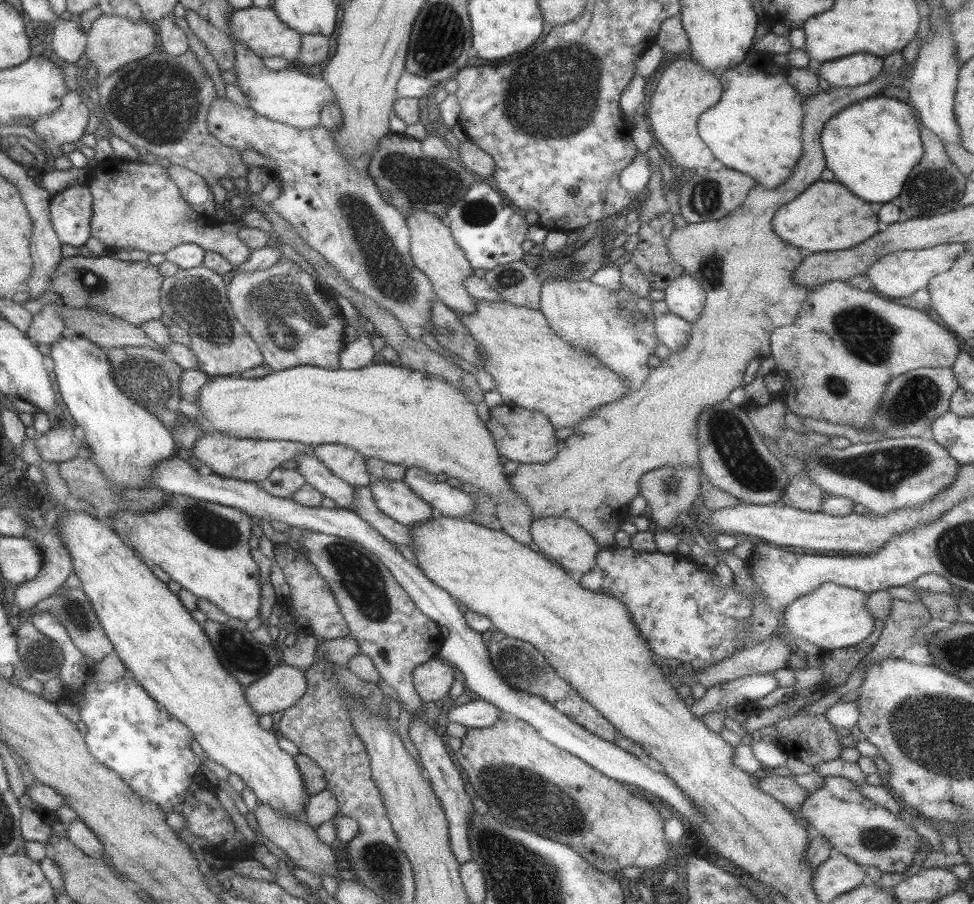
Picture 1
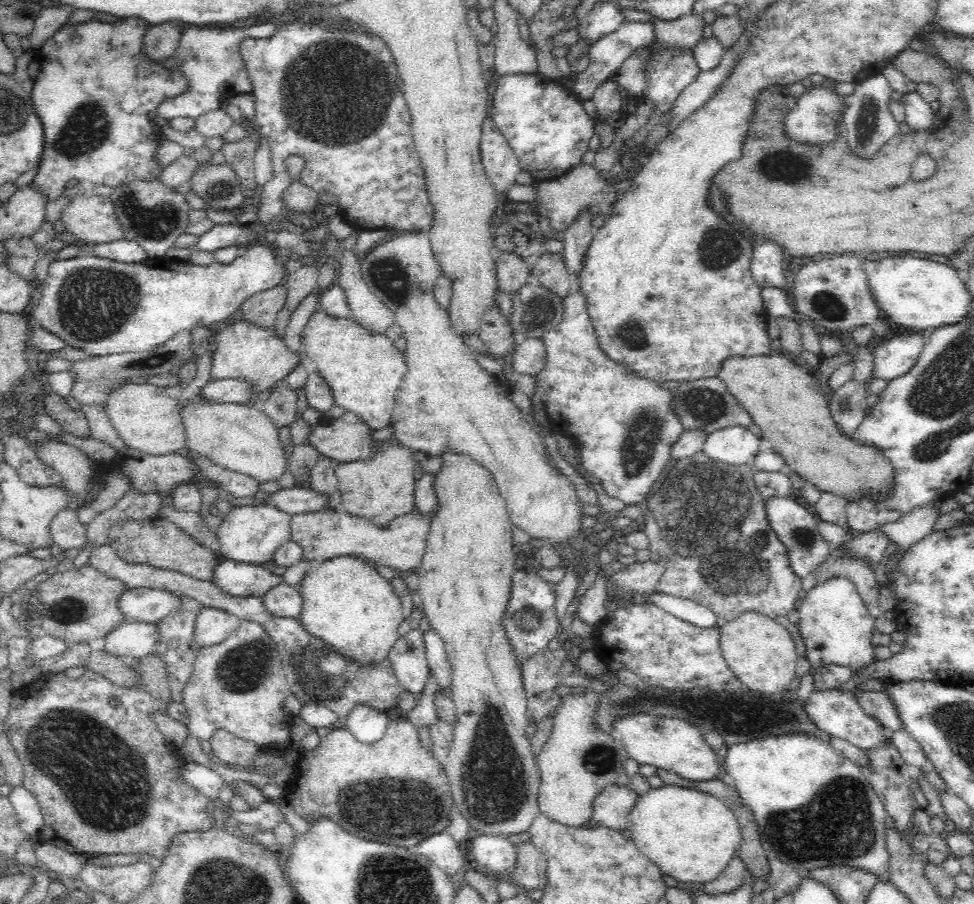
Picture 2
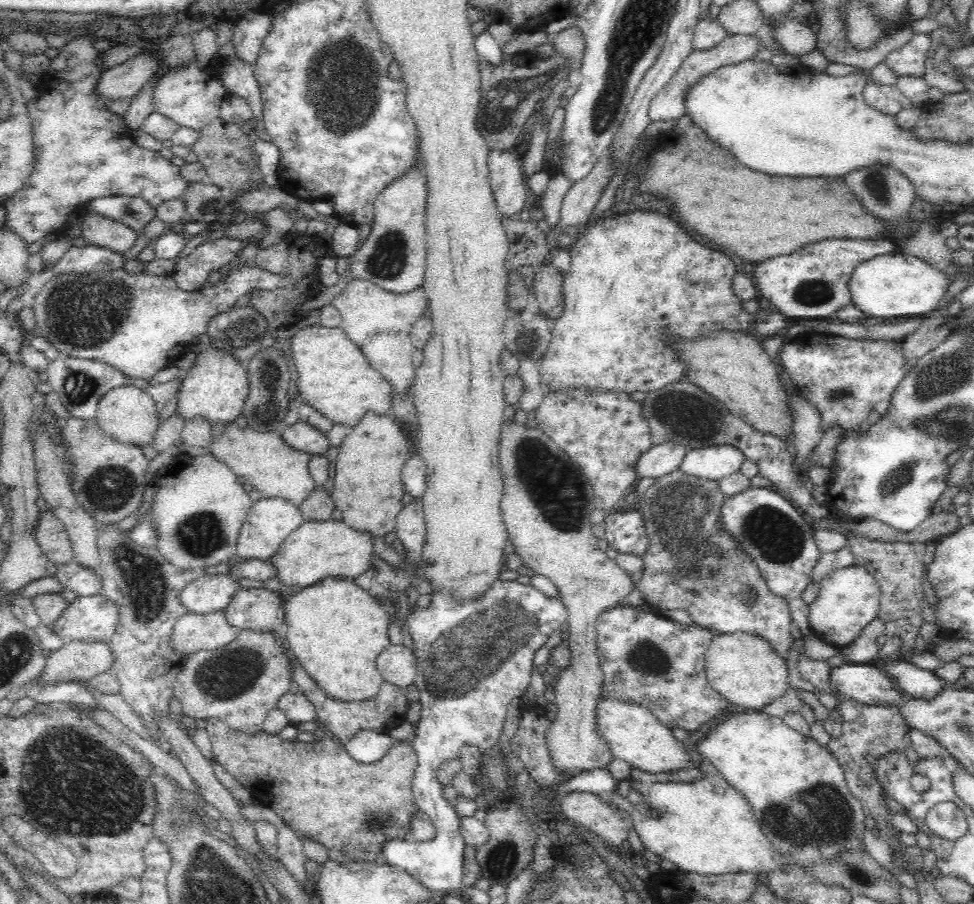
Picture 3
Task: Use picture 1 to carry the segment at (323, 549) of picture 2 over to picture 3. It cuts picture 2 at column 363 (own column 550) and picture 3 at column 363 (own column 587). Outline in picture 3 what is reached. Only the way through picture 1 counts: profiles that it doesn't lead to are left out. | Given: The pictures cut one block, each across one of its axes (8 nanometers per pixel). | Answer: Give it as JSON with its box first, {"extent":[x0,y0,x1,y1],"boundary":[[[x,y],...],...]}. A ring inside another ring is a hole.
{"extent":[269,521,375,589],"boundary":[[[343,521],[304,522],[298,530],[289,534],[277,554],[269,559],[270,565],[274,567],[275,578],[282,586],[298,585],[302,589],[315,586],[326,578],[358,577],[375,558],[373,539],[370,532],[354,531]]]}

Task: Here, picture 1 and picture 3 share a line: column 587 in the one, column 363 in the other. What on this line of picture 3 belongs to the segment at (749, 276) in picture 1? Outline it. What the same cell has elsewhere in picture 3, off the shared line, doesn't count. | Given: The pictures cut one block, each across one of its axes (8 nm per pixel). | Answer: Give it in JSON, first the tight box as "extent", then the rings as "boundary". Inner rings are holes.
{"extent":[330,411,410,538],"boundary":[[[368,411],[348,429],[332,467],[334,488],[330,492],[348,527],[354,531],[370,532],[372,538],[395,530],[396,518],[403,507],[401,500],[405,490],[401,468],[410,458],[408,446],[405,431],[391,414]]]}

